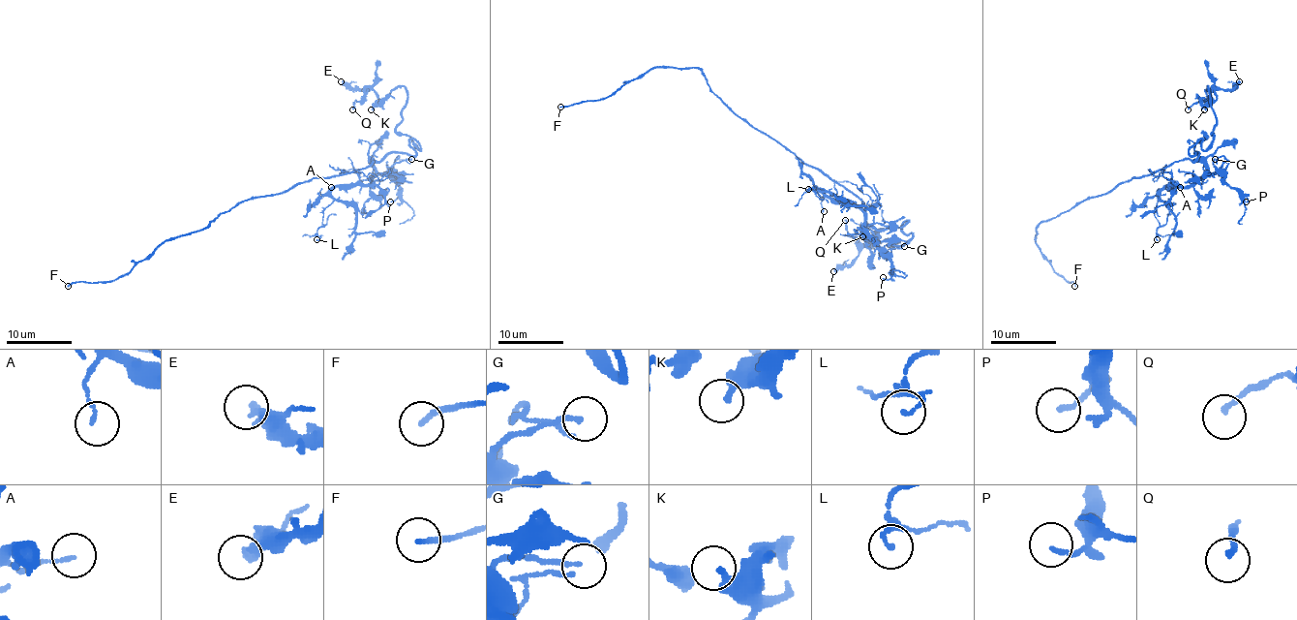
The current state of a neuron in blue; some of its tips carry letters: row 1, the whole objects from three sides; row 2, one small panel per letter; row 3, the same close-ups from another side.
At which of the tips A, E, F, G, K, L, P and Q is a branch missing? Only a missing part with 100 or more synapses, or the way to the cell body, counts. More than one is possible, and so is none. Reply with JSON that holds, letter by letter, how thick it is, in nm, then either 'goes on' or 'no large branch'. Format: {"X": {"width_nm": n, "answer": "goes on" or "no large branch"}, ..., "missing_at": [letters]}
{"A": {"width_nm": 110, "answer": "no large branch"}, "E": {"width_nm": 360, "answer": "no large branch"}, "F": {"width_nm": 180, "answer": "goes on"}, "G": {"width_nm": 150, "answer": "no large branch"}, "K": {"width_nm": 240, "answer": "no large branch"}, "L": {"width_nm": 80, "answer": "no large branch"}, "P": {"width_nm": 140, "answer": "no large branch"}, "Q": {"width_nm": 180, "answer": "no large branch"}, "missing_at": ["F"]}

